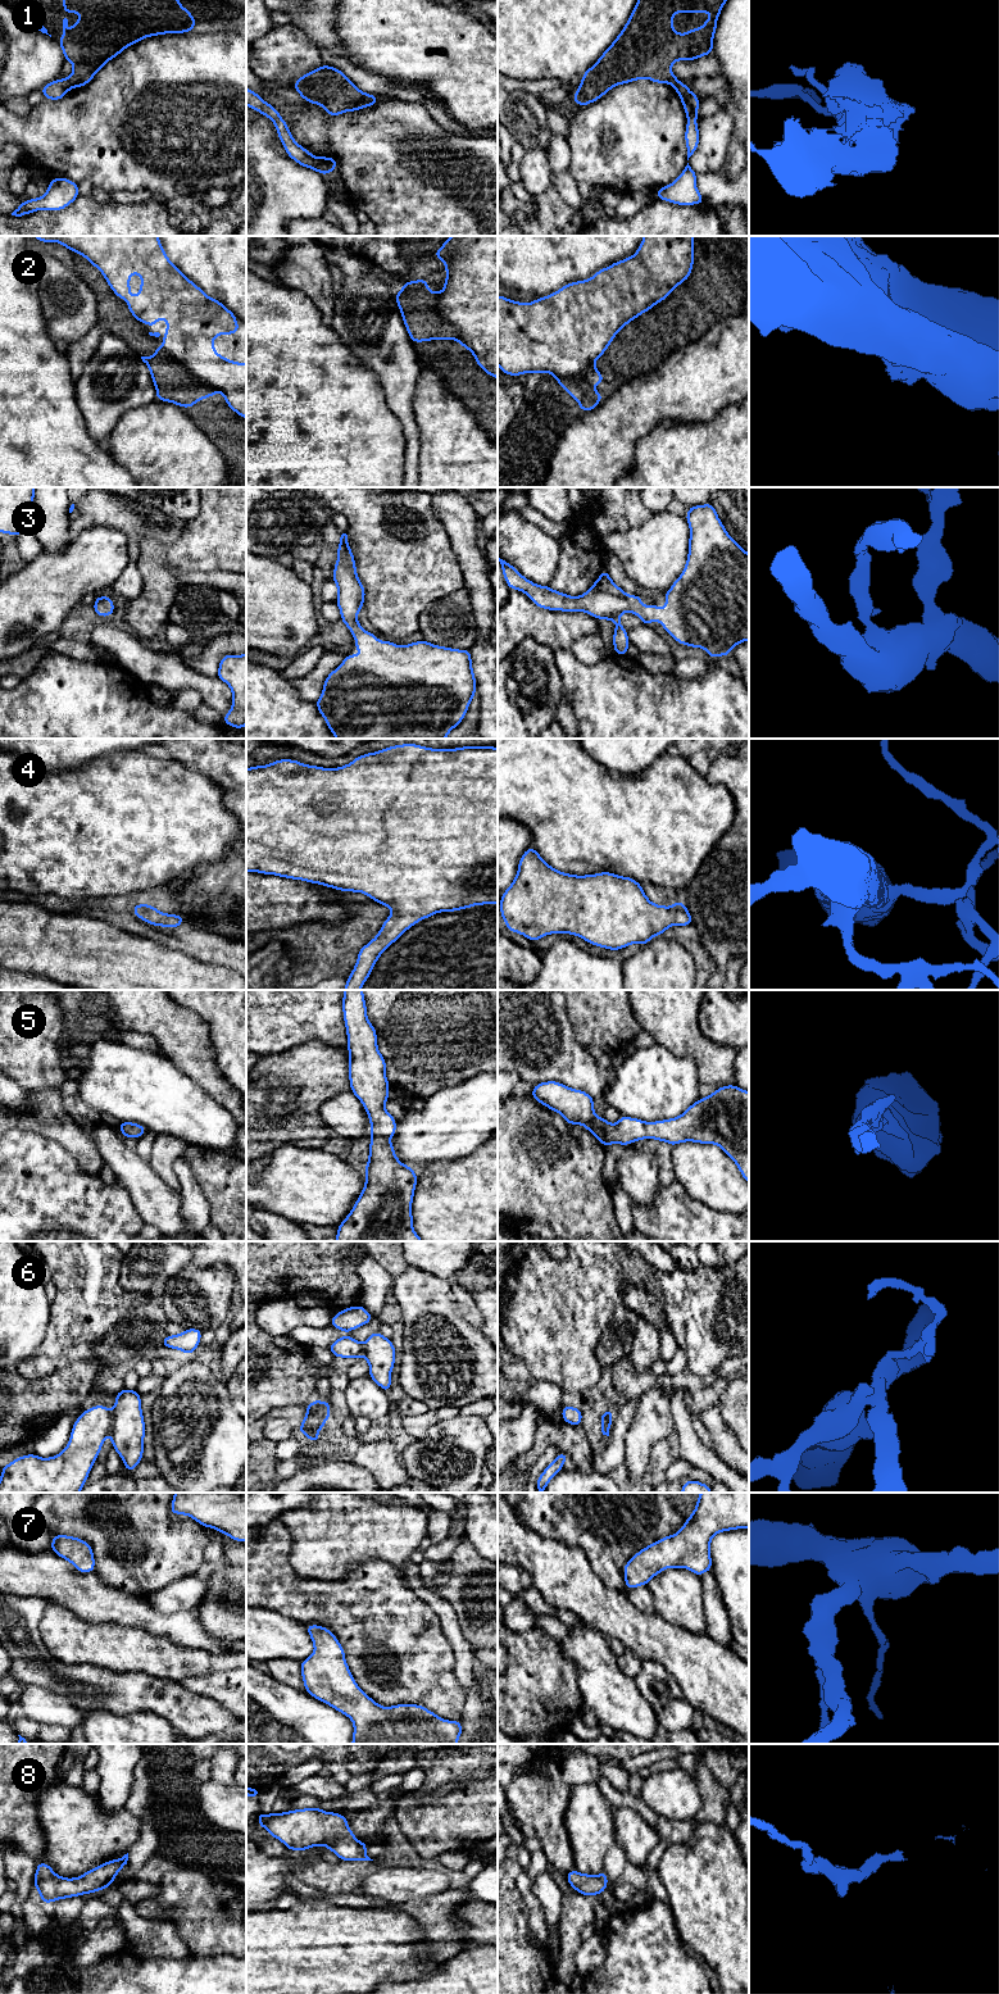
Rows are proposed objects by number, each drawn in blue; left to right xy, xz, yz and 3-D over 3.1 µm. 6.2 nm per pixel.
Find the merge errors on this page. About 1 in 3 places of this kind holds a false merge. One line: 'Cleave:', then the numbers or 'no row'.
Cleave: 1, 2, 6

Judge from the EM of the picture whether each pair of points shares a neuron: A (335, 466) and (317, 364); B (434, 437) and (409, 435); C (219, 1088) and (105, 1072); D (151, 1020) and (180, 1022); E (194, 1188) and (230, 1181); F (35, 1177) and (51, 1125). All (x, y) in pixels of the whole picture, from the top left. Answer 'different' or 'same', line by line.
A: same
B: different
C: different
D: same
E: different
F: different

